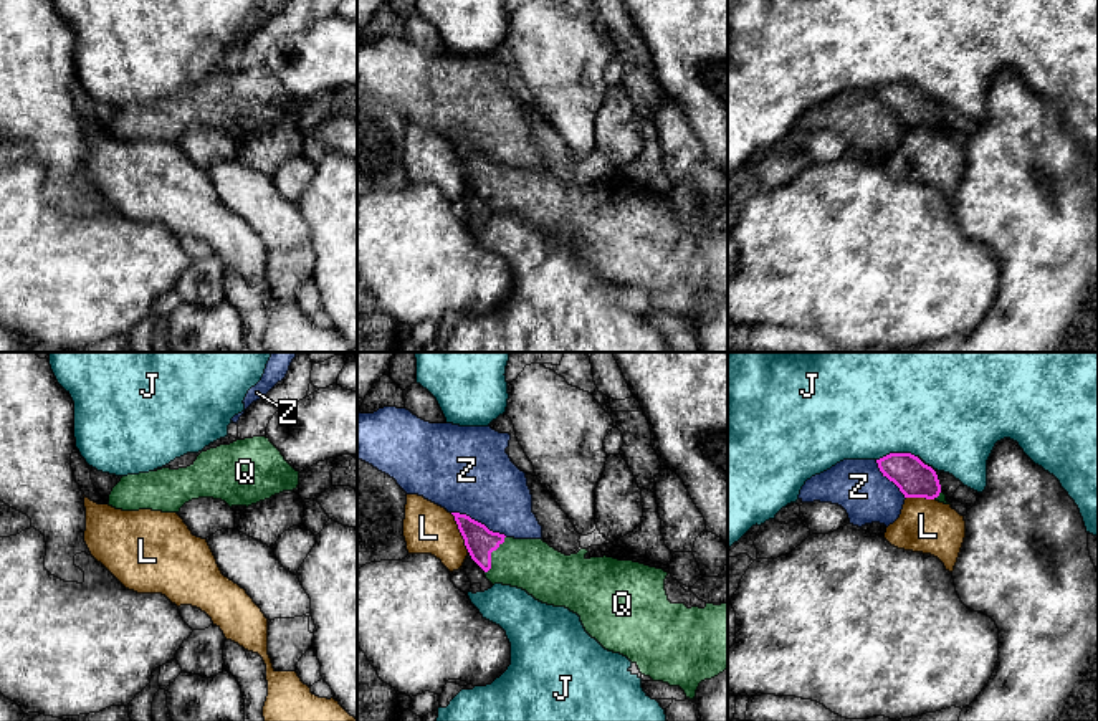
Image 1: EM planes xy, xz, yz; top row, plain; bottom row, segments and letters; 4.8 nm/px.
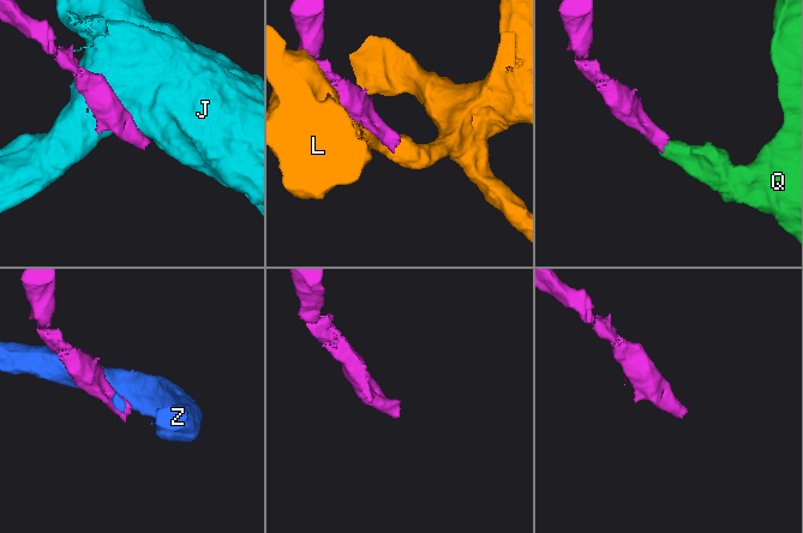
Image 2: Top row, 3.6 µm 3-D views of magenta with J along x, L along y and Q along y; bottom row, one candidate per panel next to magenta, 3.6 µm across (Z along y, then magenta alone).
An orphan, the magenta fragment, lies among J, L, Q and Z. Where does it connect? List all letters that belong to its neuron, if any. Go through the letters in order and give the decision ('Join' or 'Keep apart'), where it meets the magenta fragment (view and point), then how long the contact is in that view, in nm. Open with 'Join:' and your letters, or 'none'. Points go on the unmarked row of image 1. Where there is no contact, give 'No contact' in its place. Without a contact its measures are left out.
Join: Q
J: Keep apart. Touches magenta at yz (897, 83). Shared border 200 nm
L: Keep apart. Touches magenta at xz (460, 161). Shared border 220 nm
Q: Join. Touches magenta at xz (490, 184). Shared border 200 nm
Z: Keep apart. Touches magenta at xz (480, 152). Shared border 300 nm

